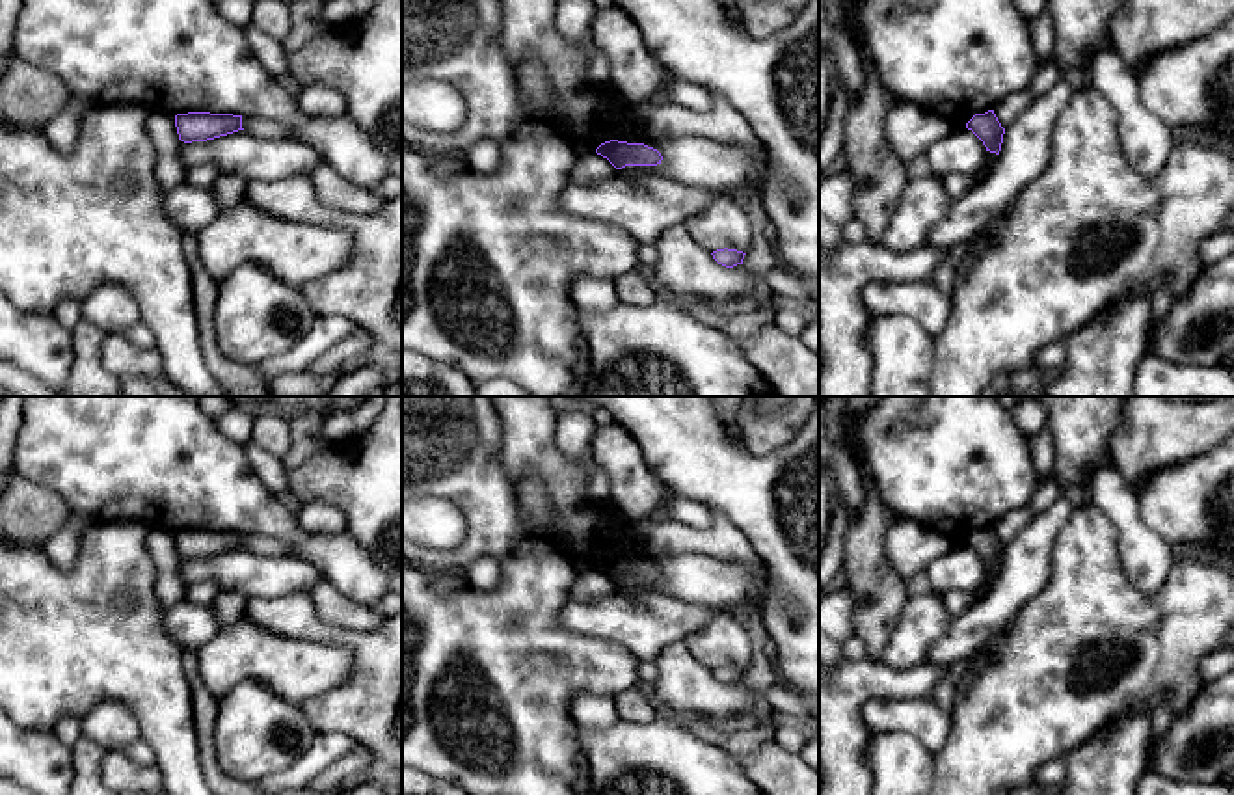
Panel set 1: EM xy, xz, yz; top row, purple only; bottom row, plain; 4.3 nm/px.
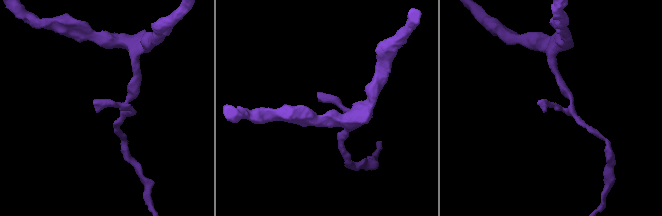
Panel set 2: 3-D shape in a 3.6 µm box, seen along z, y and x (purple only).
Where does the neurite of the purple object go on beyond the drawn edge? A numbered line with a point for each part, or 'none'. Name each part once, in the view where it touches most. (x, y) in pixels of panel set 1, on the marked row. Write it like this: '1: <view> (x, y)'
none

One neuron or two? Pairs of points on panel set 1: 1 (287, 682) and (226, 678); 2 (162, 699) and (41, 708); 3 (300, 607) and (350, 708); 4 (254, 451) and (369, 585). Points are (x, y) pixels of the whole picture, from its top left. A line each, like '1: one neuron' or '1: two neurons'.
1: one neuron
2: one neuron
3: one neuron
4: two neurons

